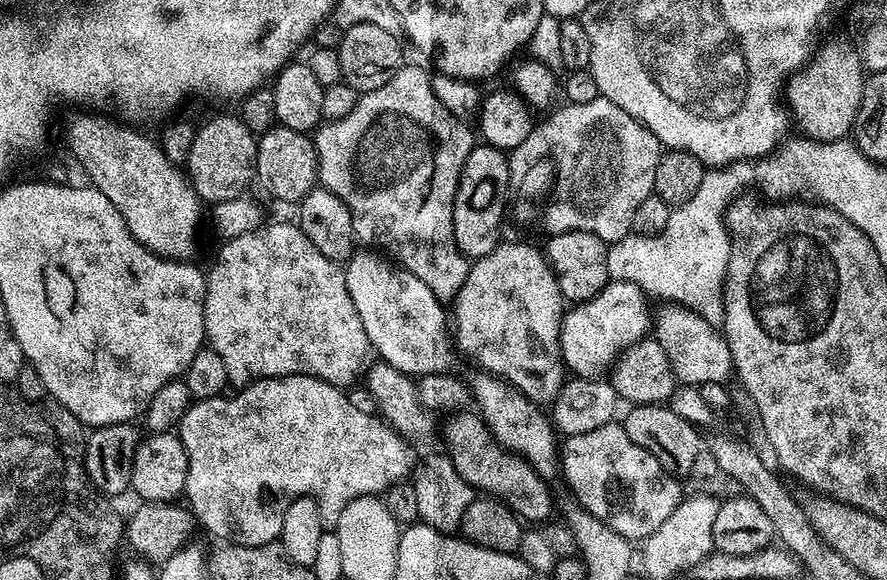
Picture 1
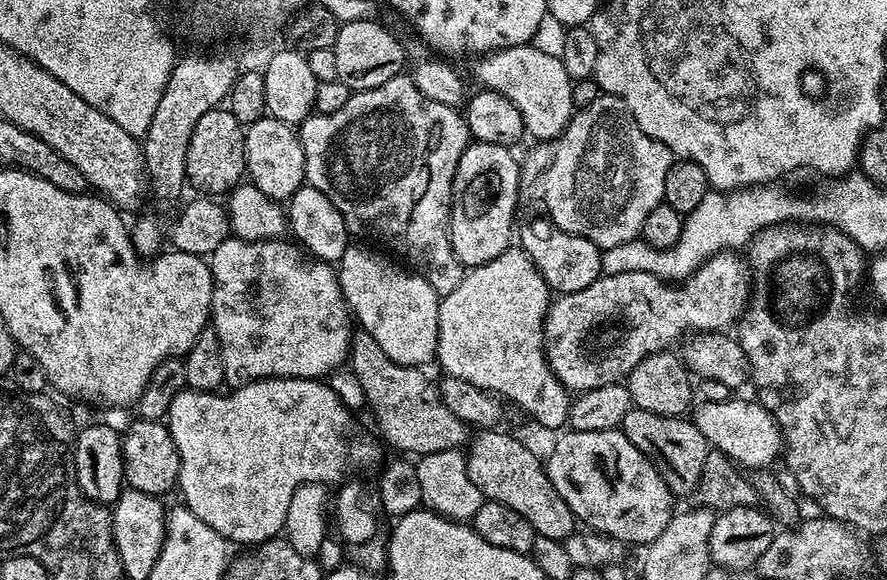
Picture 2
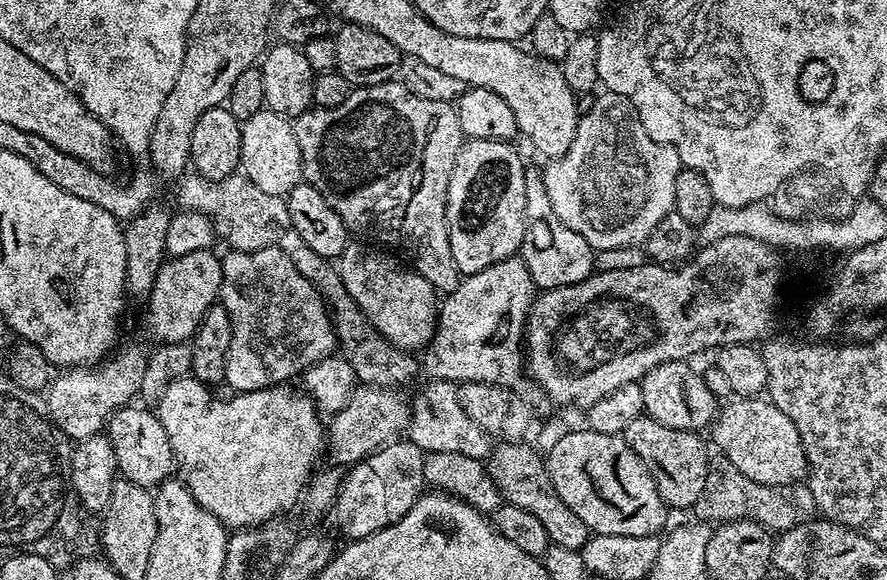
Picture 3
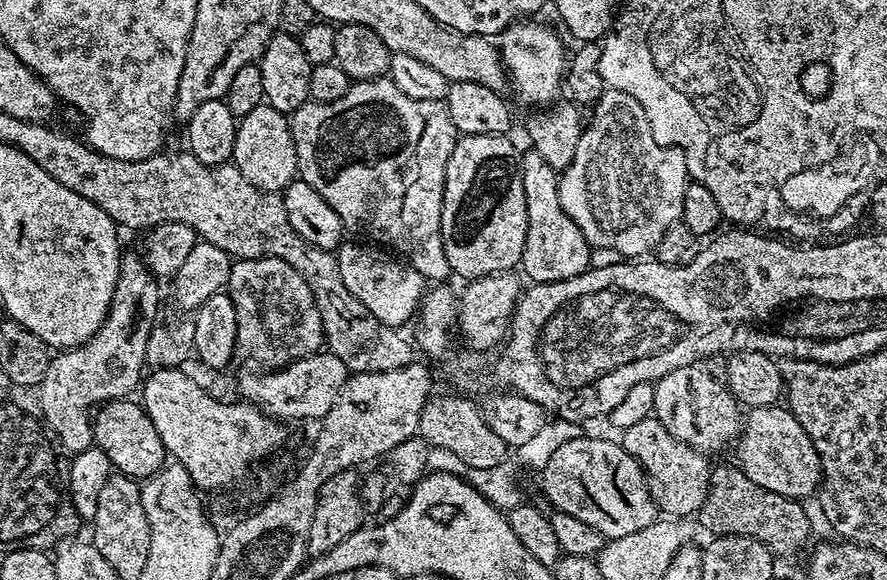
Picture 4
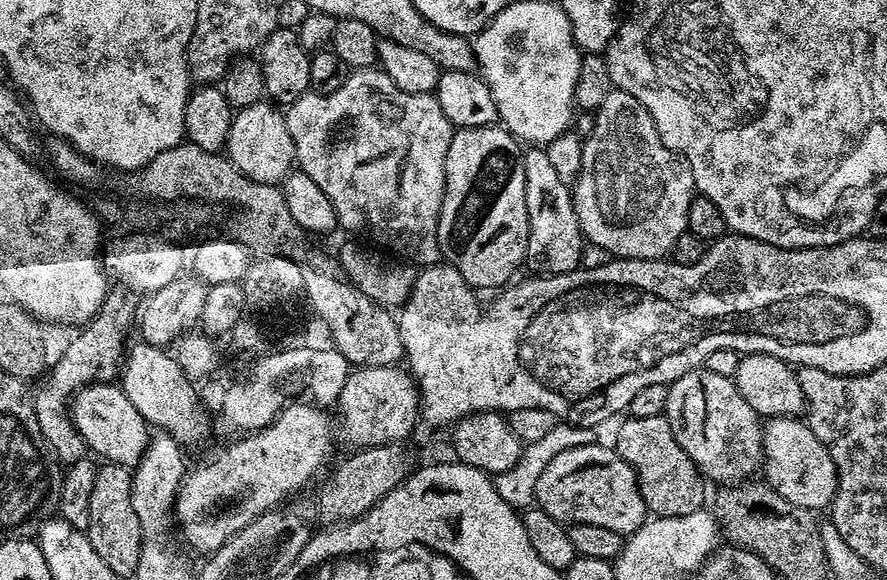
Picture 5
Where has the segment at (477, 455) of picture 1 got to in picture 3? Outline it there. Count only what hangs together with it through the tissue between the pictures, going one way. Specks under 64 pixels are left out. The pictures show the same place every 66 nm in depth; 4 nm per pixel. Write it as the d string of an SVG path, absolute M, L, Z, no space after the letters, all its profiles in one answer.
M528 442L497 443L486 461L488 474L500 491L503 503L530 510L530 514L542 522L551 543L569 550L579 549L590 535L586 522L582 522L582 518L578 518L578 514L574 514L574 510L570 510L562 498L558 498L558 490L554 490L554 482L550 482L545 457L531 446Z

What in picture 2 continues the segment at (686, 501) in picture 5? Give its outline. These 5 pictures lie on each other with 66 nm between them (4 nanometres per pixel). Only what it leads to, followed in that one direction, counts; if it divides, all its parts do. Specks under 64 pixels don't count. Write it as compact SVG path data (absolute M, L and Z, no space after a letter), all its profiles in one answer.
M632 407L624 415L622 430L642 454L652 459L652 465L662 474L666 486L672 491L673 497L691 497L699 479L702 478L702 468L710 449L706 438L698 430L698 426L691 419L684 416L663 416L650 414L650 410Z

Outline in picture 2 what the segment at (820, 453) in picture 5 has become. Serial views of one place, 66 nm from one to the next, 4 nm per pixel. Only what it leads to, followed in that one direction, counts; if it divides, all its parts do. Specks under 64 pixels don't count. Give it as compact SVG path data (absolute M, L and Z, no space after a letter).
M733 398L726 402L714 403L704 400L699 404L692 414L693 423L698 426L698 430L713 449L727 455L734 464L745 469L762 470L772 466L770 464L777 458L779 452L781 455L784 439L780 427L759 401L752 398L749 400Z

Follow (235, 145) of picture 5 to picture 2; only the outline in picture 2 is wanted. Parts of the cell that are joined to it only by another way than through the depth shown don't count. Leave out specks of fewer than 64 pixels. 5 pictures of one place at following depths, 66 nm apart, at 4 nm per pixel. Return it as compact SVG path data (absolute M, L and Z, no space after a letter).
M265 114L258 122L247 125L246 142L247 179L271 200L287 202L299 188L305 187L306 158L297 129L286 122L278 122Z

